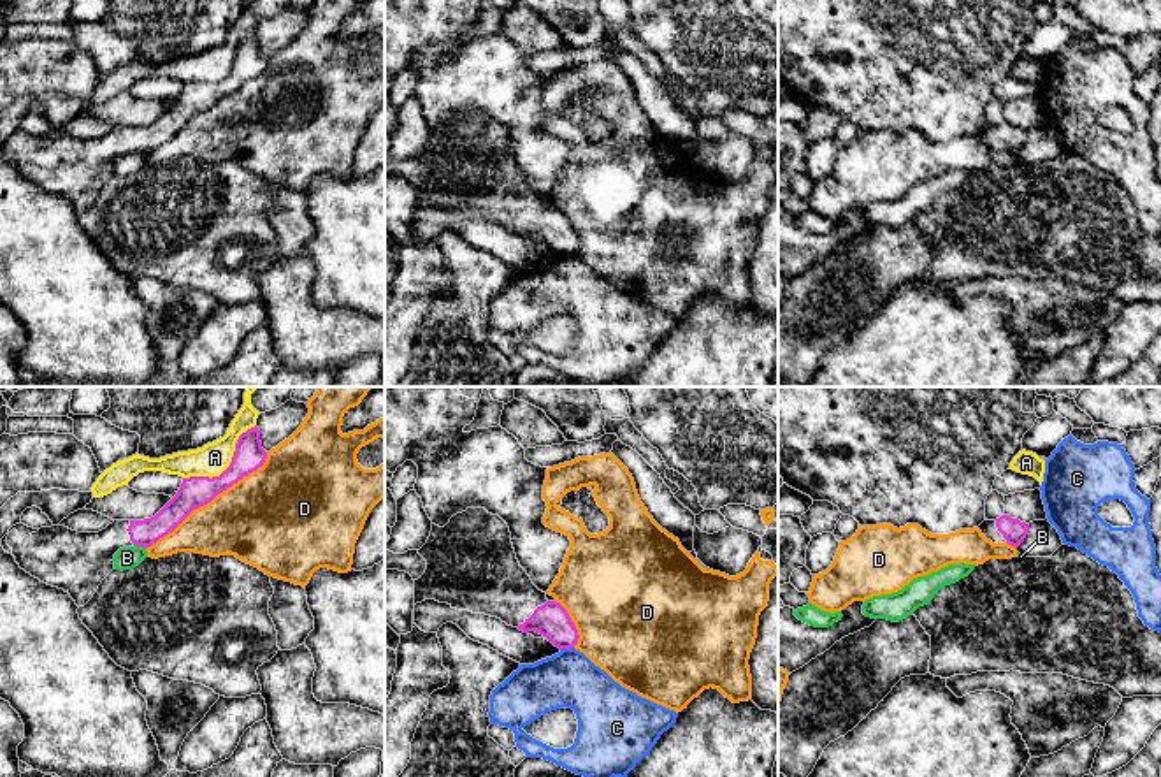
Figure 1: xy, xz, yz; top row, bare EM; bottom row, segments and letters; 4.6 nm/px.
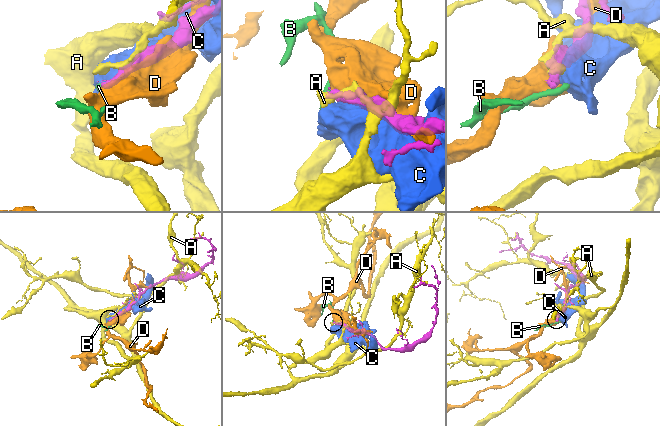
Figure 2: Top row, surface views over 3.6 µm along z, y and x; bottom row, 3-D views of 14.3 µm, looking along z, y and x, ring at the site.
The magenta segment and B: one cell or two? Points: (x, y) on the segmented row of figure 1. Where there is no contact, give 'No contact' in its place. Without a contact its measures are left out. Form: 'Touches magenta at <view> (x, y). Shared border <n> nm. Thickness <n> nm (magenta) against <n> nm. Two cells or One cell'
Touches magenta at xy (139, 545). Shared border 60 nm. Thickness 130 nm (magenta) against 110 nm. Two cells

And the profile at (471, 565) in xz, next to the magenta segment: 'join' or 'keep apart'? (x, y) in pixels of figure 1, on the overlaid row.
join

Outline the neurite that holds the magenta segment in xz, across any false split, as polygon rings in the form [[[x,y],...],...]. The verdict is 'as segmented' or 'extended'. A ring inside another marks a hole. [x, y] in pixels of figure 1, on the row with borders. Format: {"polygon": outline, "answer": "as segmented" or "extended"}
{"polygon": [[[467,508],[450,519],[444,527],[432,524],[427,543],[418,550],[427,561],[425,573],[415,580],[415,605],[425,599],[448,603],[457,610],[497,617],[523,633],[536,631],[559,649],[578,643],[578,629],[567,610],[548,601],[527,571],[520,566],[508,524],[485,508]]], "answer": "extended"}

